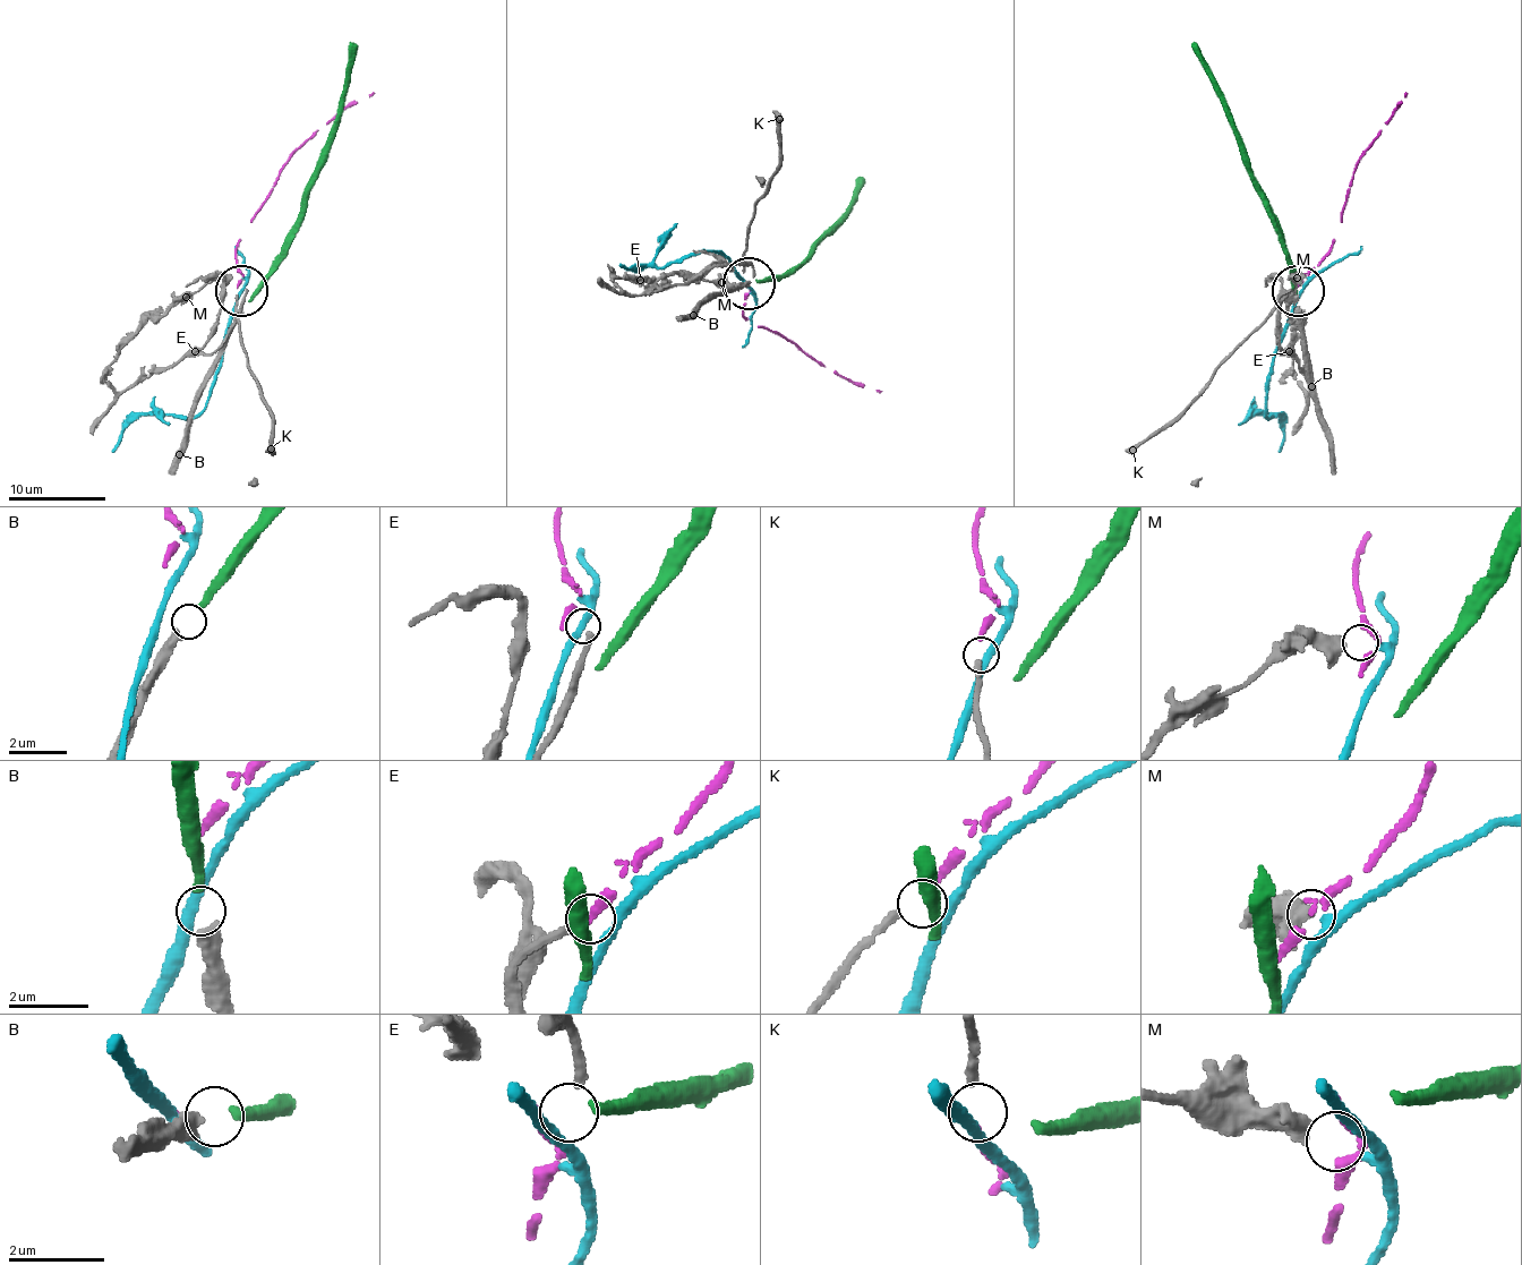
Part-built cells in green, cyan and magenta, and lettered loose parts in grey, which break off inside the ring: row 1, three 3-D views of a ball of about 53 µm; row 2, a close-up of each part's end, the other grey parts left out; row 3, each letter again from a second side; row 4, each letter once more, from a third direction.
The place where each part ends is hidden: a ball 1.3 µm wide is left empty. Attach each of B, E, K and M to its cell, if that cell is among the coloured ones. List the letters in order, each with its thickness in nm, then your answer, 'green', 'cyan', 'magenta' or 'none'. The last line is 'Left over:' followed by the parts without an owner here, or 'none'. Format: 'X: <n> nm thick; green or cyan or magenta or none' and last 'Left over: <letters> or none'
B: 320 nm thick; green
E: 200 nm thick; none
K: 170 nm thick; magenta
M: 440 nm thick; cyan
Left over: E

